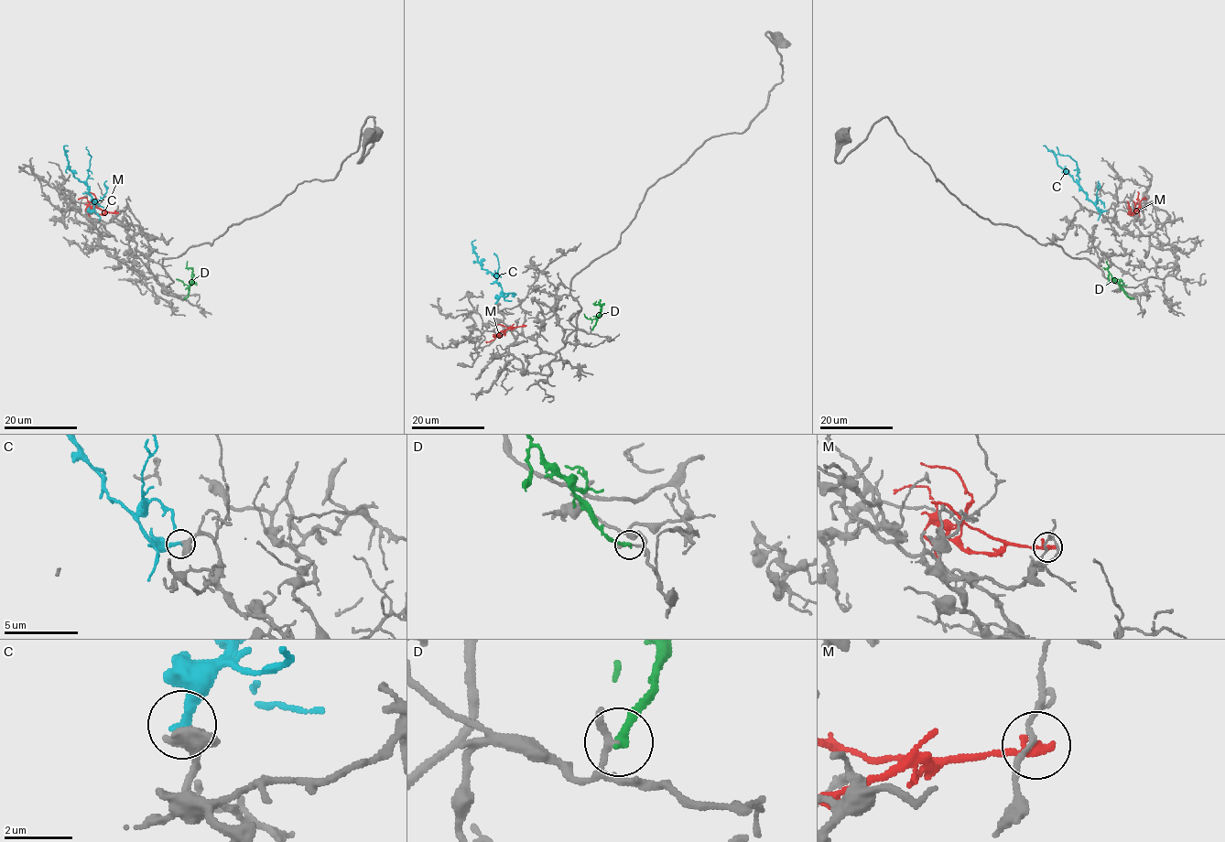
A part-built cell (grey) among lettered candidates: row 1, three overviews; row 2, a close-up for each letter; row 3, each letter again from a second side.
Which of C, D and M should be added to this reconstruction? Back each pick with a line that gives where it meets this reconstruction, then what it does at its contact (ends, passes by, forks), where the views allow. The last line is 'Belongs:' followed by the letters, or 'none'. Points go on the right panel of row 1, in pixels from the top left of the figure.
C: contact (1106, 210); it ends
Belongs: C

